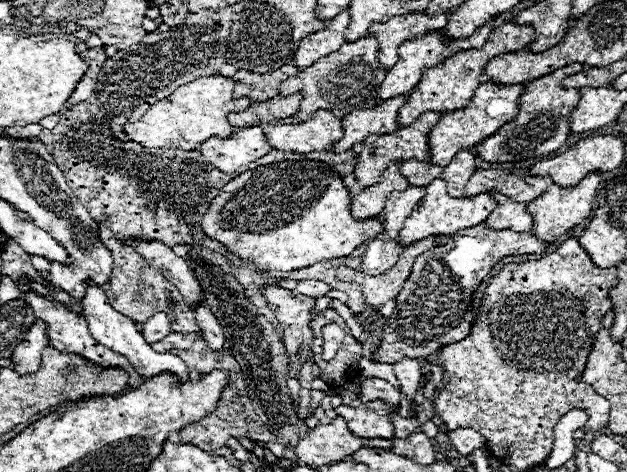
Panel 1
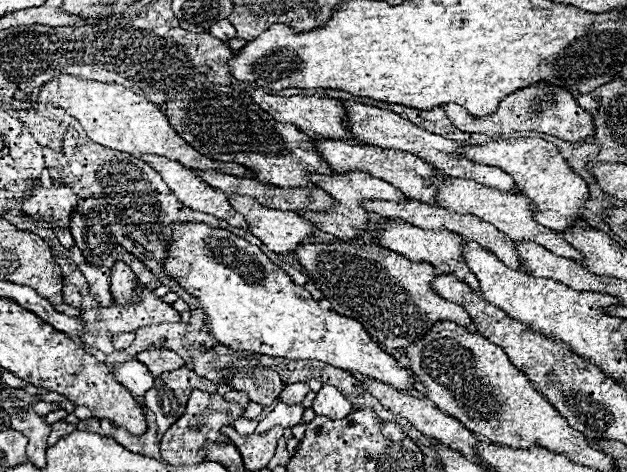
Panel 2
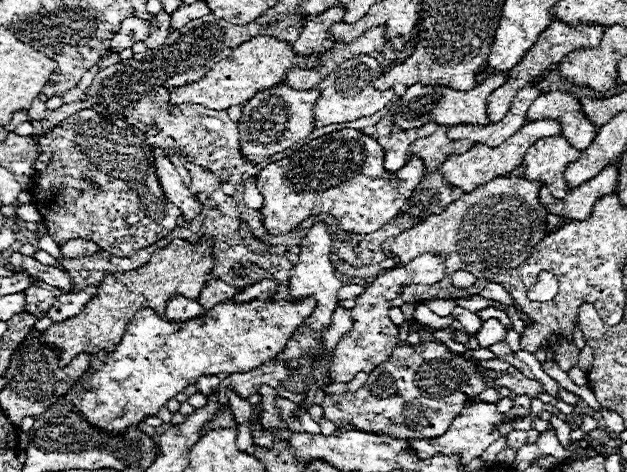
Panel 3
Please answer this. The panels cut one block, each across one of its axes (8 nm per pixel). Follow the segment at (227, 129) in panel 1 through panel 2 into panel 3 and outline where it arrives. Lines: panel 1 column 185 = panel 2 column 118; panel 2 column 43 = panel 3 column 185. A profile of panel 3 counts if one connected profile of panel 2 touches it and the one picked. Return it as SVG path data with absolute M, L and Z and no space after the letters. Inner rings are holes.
M256 36L244 44L240 44L230 58L218 62L202 80L170 90L172 104L202 104L212 110L226 110L228 106L248 102L258 90L284 82L286 72L292 68L312 68L318 66L318 58L312 56L298 56L294 54L288 42L280 42L274 36Z

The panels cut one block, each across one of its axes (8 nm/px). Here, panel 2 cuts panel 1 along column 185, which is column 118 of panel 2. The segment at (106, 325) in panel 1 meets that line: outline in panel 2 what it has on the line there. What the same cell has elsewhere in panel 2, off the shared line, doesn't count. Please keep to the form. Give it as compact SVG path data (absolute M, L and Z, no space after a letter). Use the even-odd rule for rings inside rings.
M136 358L120 362L114 366L114 374L118 378L118 382L128 388L130 394L134 396L144 396L146 390L150 390L154 386L154 376L150 374L150 370L138 362Z

